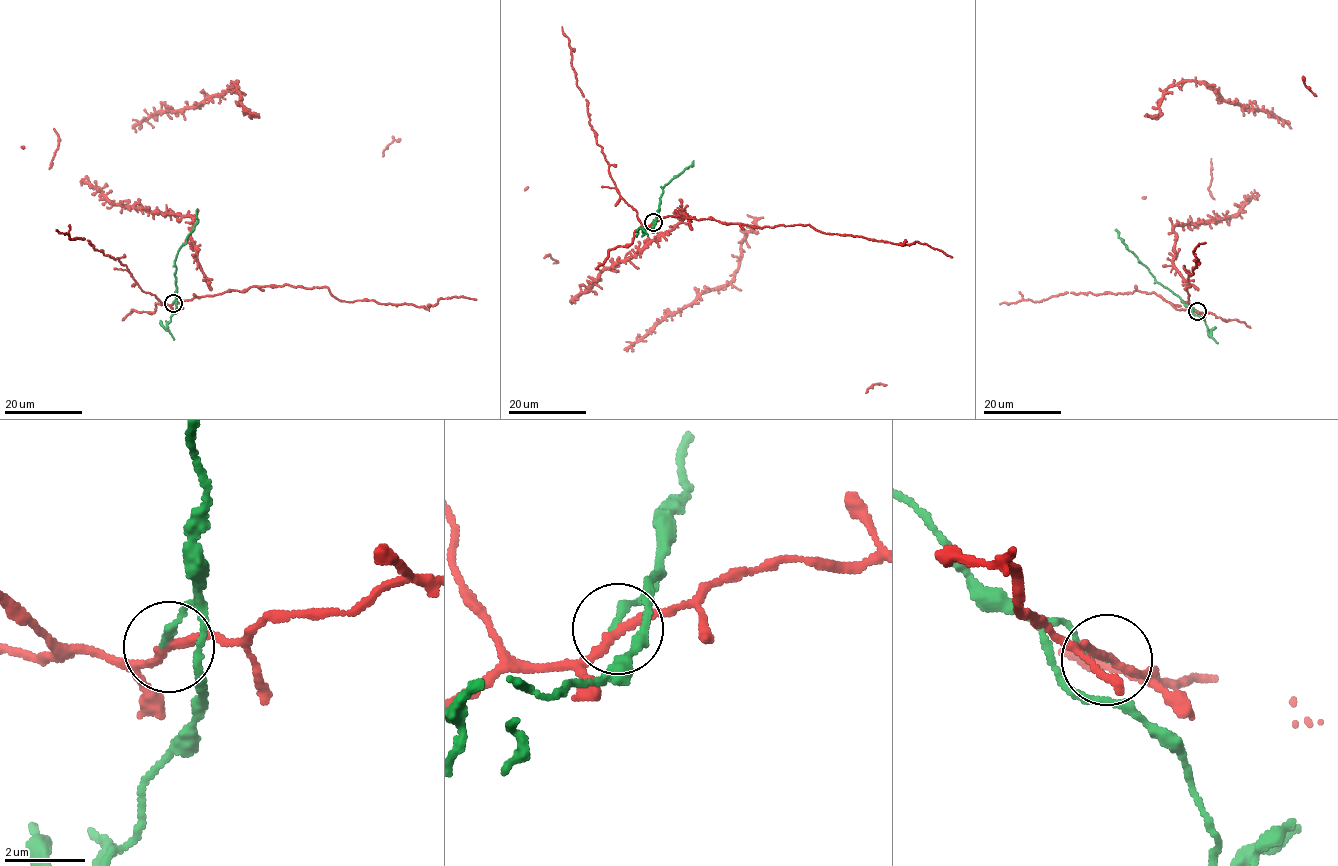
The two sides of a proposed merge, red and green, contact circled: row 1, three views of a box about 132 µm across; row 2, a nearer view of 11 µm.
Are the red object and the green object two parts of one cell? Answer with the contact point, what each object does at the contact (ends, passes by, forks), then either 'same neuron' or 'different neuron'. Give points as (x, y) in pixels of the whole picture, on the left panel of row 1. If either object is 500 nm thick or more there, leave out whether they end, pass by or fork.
at (173, 303); red passes by; green ends there; different neuron

